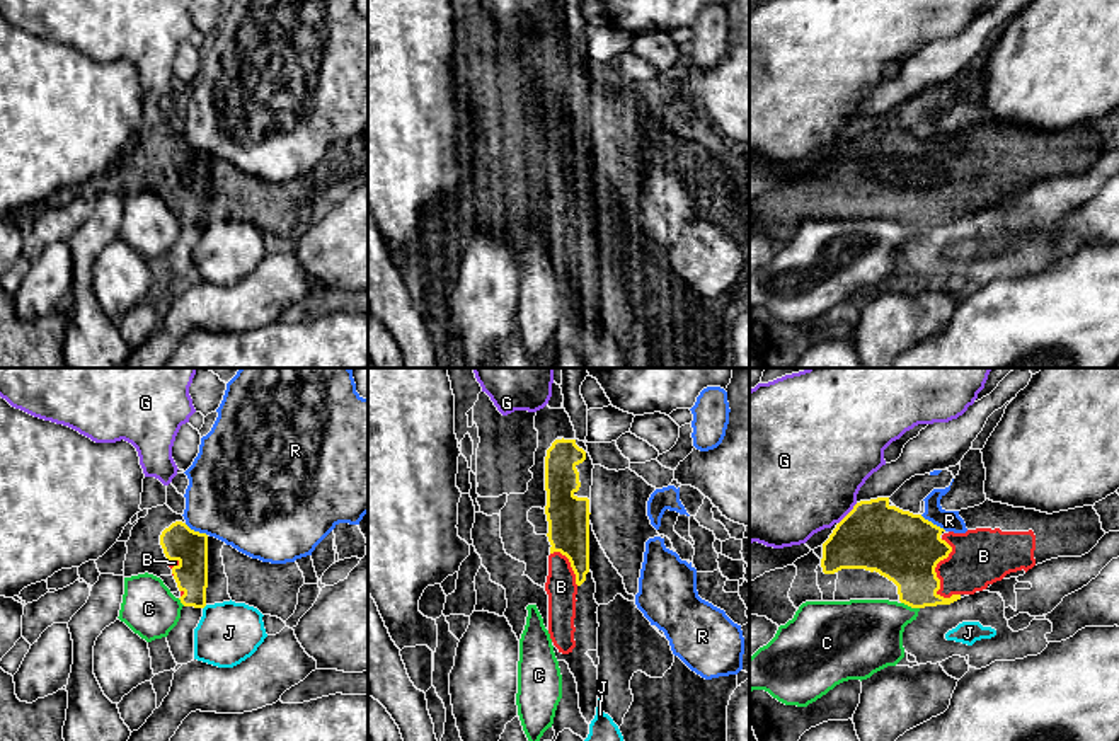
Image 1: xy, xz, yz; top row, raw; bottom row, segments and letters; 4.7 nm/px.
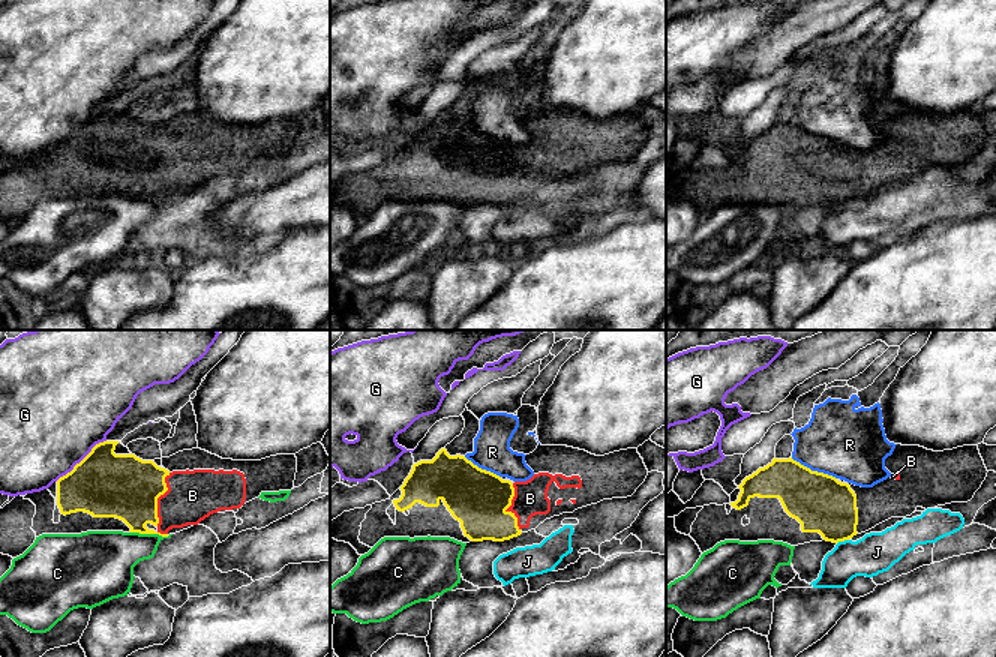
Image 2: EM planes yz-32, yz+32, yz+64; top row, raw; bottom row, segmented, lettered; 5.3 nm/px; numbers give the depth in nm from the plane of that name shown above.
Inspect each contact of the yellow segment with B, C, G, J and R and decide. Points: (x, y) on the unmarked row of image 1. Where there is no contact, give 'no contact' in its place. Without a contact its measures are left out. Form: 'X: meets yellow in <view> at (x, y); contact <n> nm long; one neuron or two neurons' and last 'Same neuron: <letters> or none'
B: meets yellow in yz at (934, 188); contact 300 nm long; one neuron
C: meets yellow in yz at (910, 224); contact 90 nm long; two neurons
G: meets yellow in yz at (849, 132); contact 140 nm long; two neurons
J: no contact; two neurons
R: meets yellow in yz at (932, 142); contact 150 nm long; two neurons
Same neuron: B

